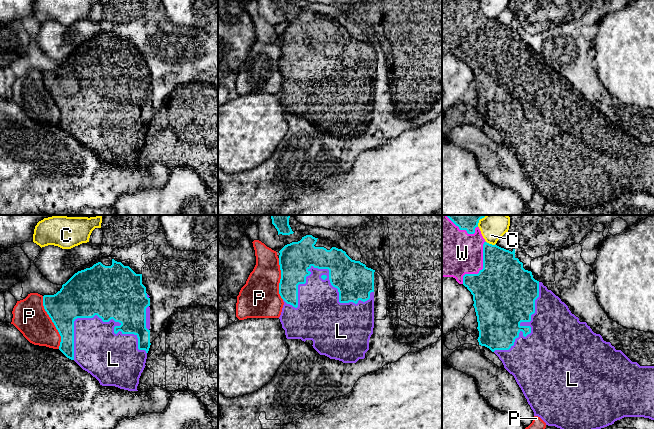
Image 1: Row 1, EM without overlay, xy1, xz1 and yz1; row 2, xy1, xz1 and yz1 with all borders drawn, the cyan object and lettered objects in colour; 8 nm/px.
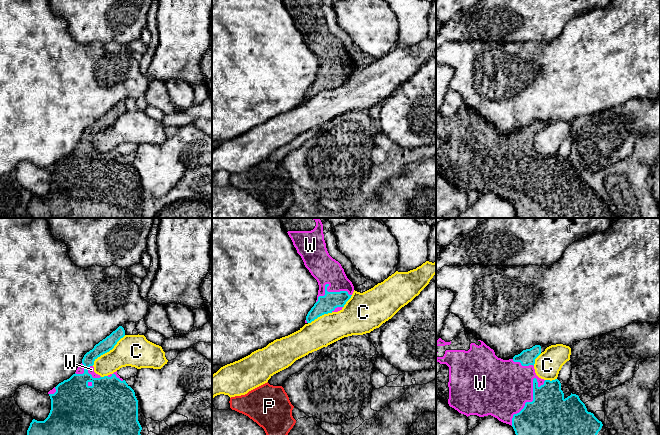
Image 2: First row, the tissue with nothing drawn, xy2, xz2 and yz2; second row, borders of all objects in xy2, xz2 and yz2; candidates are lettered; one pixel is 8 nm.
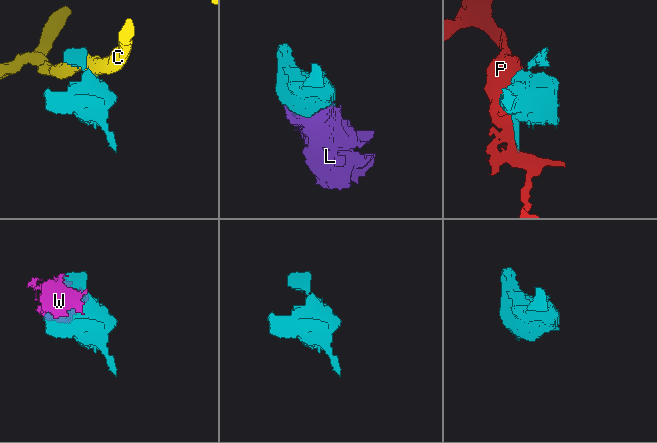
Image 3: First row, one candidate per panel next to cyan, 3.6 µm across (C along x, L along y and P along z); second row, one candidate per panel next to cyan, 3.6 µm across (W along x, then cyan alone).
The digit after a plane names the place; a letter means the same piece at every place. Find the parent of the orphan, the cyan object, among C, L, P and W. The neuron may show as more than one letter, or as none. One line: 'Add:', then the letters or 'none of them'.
Add: L, W

